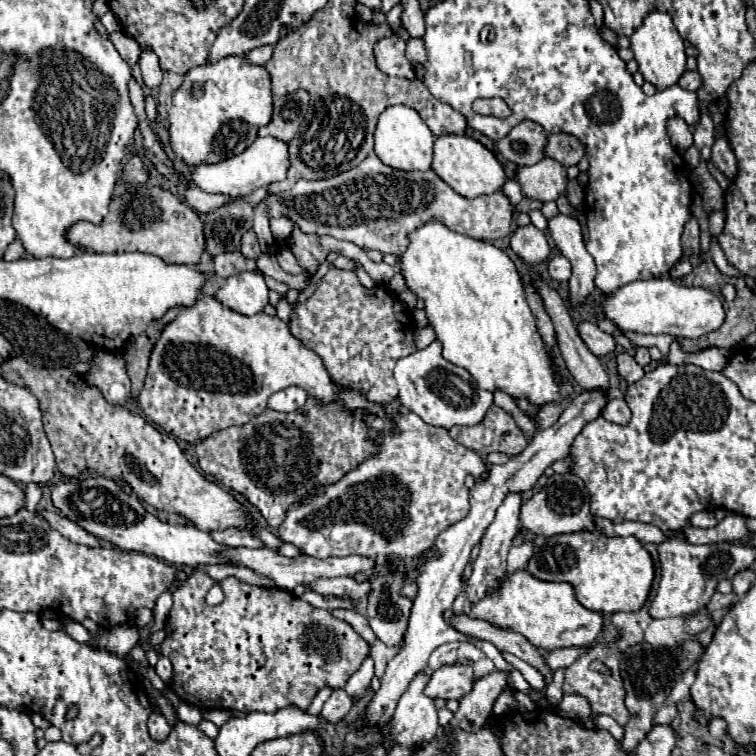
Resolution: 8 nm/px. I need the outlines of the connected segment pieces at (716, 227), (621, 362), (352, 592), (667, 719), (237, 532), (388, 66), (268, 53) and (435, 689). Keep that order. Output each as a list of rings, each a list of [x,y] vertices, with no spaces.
[[[714,211],[714,213],[710,215],[708,223],[710,223],[710,233],[712,233],[712,237],[718,237],[718,235],[722,233],[722,229],[724,229],[724,219],[726,219],[726,215],[724,215],[722,211]]]
[[[622,353],[618,355],[618,373],[622,379],[626,379],[628,383],[634,383],[638,379],[644,377],[644,369],[634,361],[632,355],[628,353]]]
[[[336,577],[336,579],[318,579],[308,585],[308,589],[320,593],[320,595],[332,595],[332,597],[348,597],[352,601],[368,599],[368,591],[372,585],[368,581],[358,583],[354,577]]]
[[[667,703],[663,705],[655,714],[653,725],[661,724],[667,725],[678,715],[678,710],[675,703]]]
[[[226,529],[226,531],[212,531],[210,537],[228,547],[264,547],[264,543],[258,537],[252,537],[244,529]]]
[[[392,35],[392,37],[386,37],[386,39],[378,41],[376,47],[374,47],[374,55],[376,55],[378,69],[384,71],[386,75],[414,79],[416,77],[414,75],[414,67],[406,59],[404,47],[406,47],[406,43],[398,35]]]
[[[264,45],[264,47],[256,47],[256,49],[252,49],[252,51],[248,51],[246,55],[242,55],[248,63],[252,63],[252,65],[264,65],[270,57],[272,57],[272,53],[274,53],[274,47],[272,45]]]
[[[444,665],[430,673],[430,679],[424,687],[424,695],[432,699],[462,699],[472,689],[472,681],[472,665]]]

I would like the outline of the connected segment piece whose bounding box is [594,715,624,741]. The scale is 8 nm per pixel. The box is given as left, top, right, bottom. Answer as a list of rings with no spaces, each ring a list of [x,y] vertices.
[[[594,715],[594,725],[596,725],[596,729],[608,731],[618,741],[624,737],[624,729],[612,717],[608,717],[608,715]]]

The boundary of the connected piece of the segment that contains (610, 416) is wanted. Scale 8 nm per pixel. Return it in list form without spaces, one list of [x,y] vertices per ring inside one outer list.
[[[610,399],[604,407],[604,413],[602,417],[606,421],[612,421],[612,423],[618,423],[618,425],[626,425],[630,421],[630,407],[626,405],[624,399]]]

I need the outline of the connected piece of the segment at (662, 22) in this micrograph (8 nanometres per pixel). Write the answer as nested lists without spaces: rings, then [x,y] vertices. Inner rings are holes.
[[[652,11],[644,17],[642,25],[630,35],[630,49],[634,51],[634,59],[638,61],[640,73],[646,81],[656,85],[656,89],[666,89],[674,85],[680,75],[686,71],[686,53],[684,53],[684,41],[678,35],[672,17],[662,11]]]

